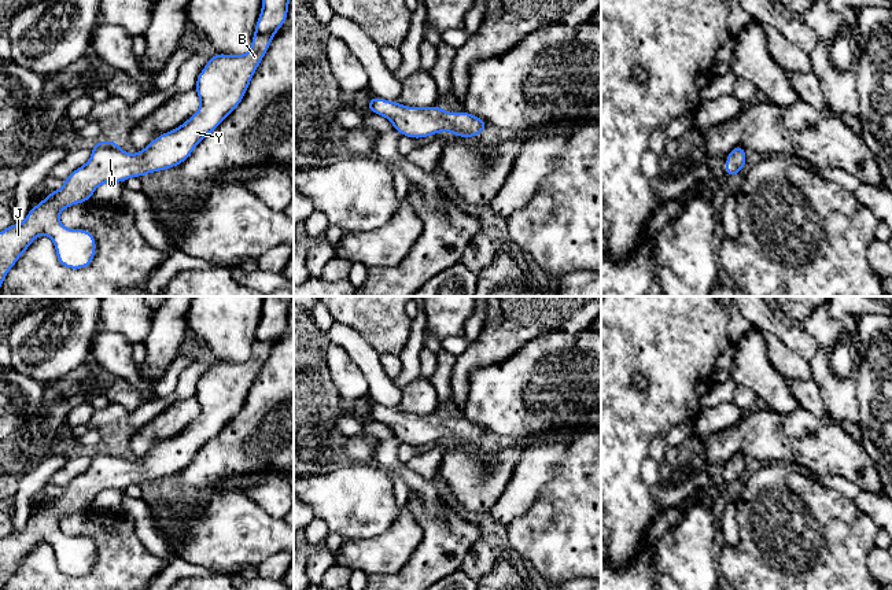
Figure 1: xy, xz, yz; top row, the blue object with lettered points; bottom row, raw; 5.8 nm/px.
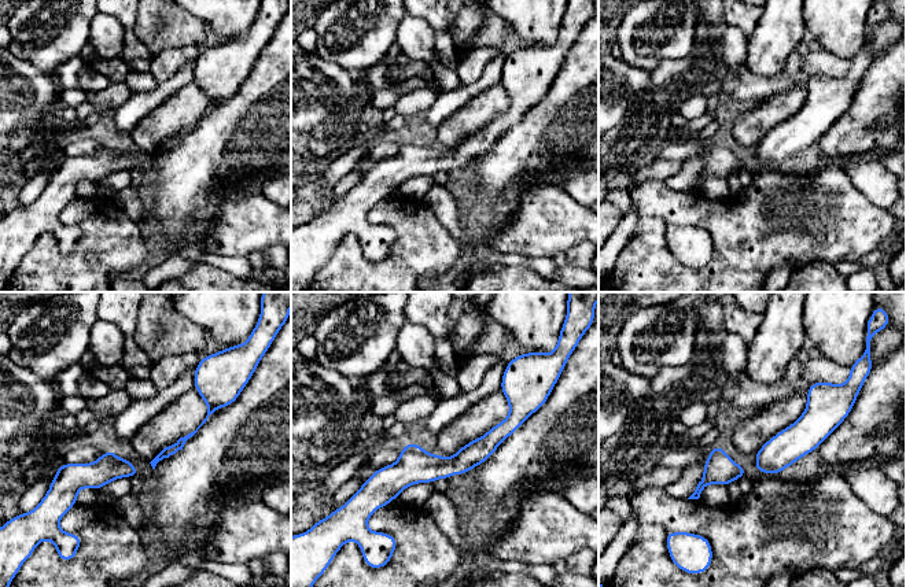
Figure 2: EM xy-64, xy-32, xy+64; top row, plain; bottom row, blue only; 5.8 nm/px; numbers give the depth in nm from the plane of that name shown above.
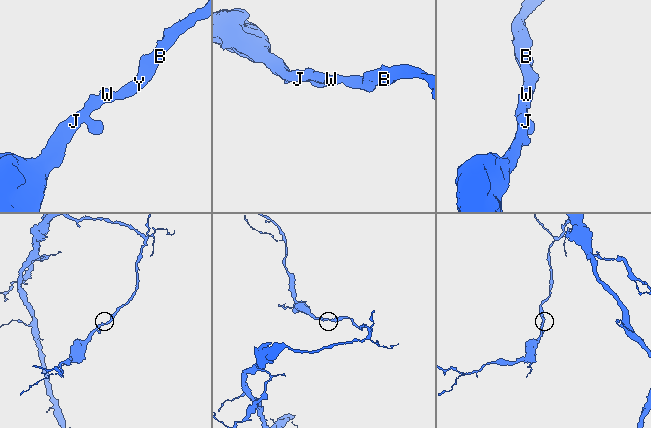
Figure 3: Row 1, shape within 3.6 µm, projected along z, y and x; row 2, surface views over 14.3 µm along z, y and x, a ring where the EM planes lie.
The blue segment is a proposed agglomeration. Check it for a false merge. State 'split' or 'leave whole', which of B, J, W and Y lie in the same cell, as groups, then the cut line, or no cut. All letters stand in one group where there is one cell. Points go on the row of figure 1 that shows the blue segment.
leave whole; groups B J W Y; cut none

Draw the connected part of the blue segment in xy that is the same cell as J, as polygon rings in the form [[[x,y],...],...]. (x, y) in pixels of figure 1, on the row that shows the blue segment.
[[[262,0],[262,10],[255,23],[251,48],[244,55],[226,55],[217,52],[209,58],[207,64],[196,78],[195,91],[199,95],[199,110],[178,128],[159,134],[137,154],[125,152],[115,140],[102,140],[92,145],[91,159],[77,167],[63,180],[63,187],[51,191],[37,206],[32,206],[21,224],[11,224],[0,232],[0,287],[7,273],[16,263],[21,255],[30,247],[38,235],[52,239],[58,262],[67,269],[88,268],[96,252],[96,239],[86,229],[69,229],[62,225],[59,213],[75,203],[85,203],[92,199],[95,189],[104,182],[124,182],[129,177],[144,177],[148,173],[176,167],[189,158],[196,145],[209,136],[222,121],[242,103],[246,91],[257,71],[261,60],[268,52],[276,32],[284,25],[288,16],[290,0]]]

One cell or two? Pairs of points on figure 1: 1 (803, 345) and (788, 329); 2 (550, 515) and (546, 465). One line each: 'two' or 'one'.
1: one
2: two

